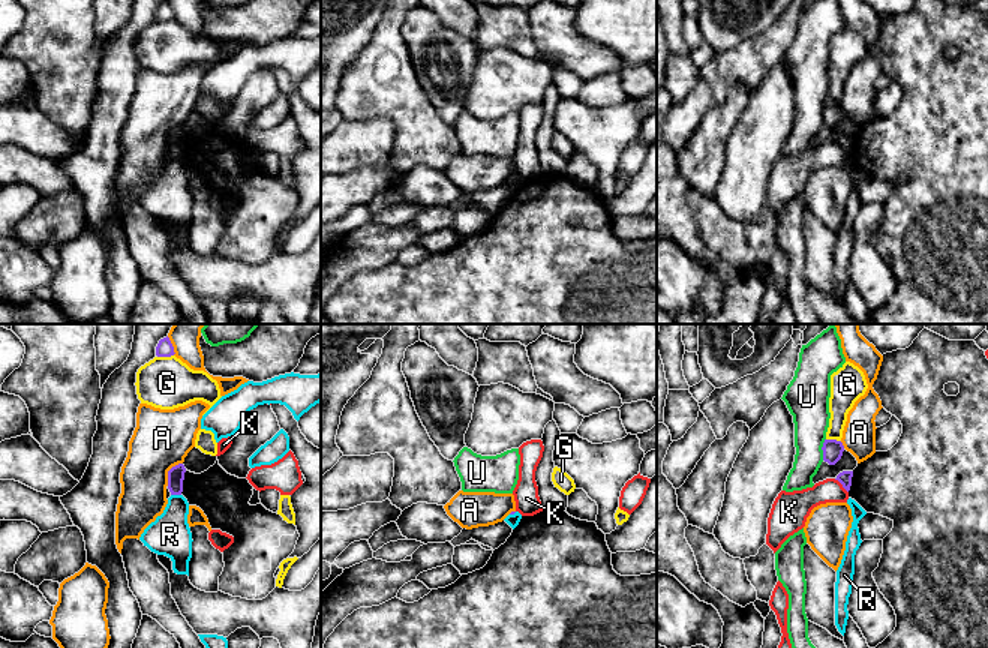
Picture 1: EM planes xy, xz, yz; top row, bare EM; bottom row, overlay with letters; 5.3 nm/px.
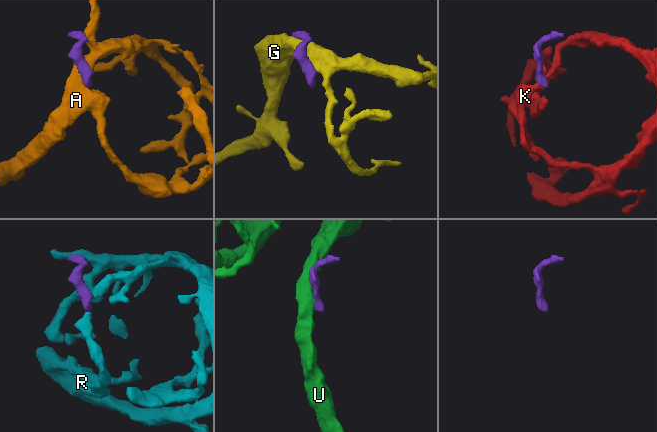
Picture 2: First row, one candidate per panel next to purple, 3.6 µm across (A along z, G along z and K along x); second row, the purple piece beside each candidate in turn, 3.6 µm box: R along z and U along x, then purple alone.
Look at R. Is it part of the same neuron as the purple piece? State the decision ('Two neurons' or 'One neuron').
Two neurons

